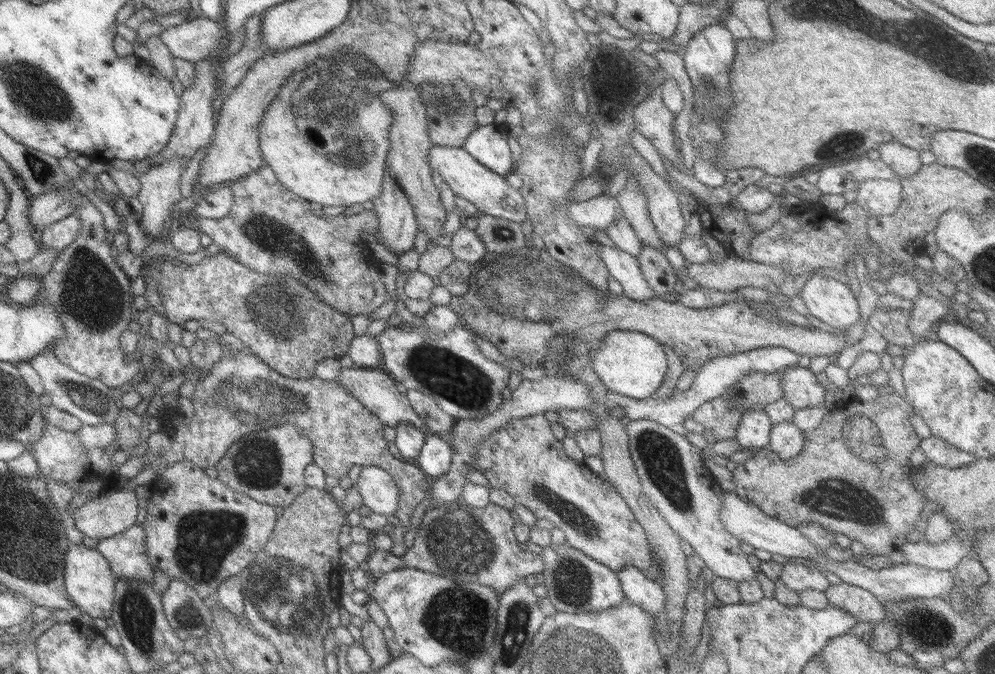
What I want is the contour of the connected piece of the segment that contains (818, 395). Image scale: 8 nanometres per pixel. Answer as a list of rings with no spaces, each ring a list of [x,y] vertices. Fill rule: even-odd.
[[[798,365],[783,369],[783,397],[797,409],[824,404],[824,393],[825,386],[810,369]]]

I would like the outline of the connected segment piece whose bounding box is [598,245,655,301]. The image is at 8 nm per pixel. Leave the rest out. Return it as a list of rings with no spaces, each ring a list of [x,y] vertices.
[[[600,246],[598,254],[606,266],[610,279],[616,280],[624,289],[624,296],[635,301],[646,301],[655,297],[652,287],[644,281],[636,257],[616,246]]]

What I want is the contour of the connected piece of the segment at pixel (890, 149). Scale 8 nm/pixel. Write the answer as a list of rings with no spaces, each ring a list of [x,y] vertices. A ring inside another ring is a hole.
[[[883,142],[877,148],[884,164],[891,166],[902,180],[910,174],[914,174],[920,168],[920,152],[897,142]]]

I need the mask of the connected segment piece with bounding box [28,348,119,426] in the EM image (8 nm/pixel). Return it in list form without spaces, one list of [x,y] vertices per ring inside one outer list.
[[[46,348],[42,354],[32,357],[28,362],[38,373],[43,386],[43,394],[50,398],[52,407],[75,416],[84,425],[96,426],[98,423],[113,423],[115,421],[119,409],[109,386],[100,380],[89,379],[68,368],[49,348]]]

